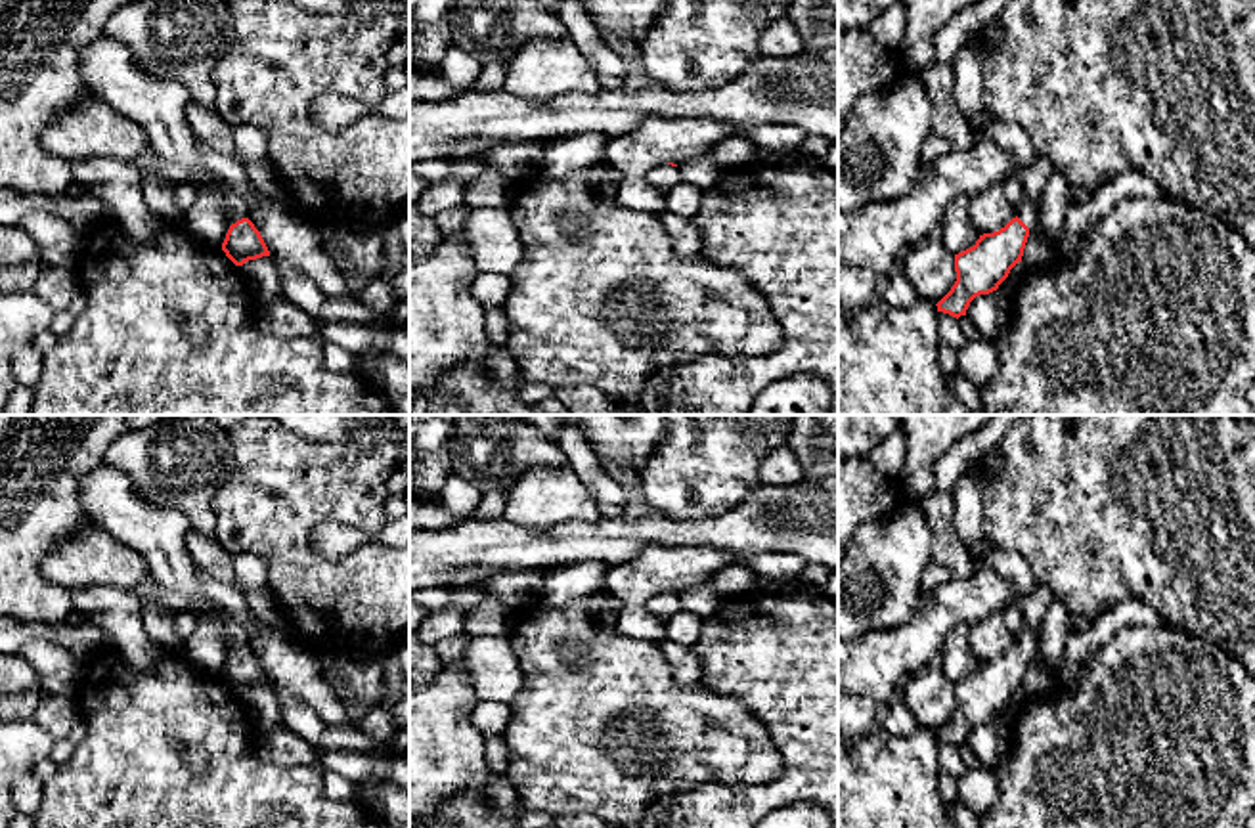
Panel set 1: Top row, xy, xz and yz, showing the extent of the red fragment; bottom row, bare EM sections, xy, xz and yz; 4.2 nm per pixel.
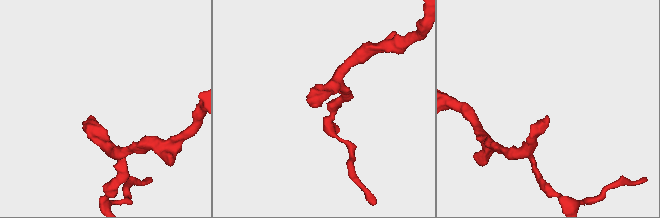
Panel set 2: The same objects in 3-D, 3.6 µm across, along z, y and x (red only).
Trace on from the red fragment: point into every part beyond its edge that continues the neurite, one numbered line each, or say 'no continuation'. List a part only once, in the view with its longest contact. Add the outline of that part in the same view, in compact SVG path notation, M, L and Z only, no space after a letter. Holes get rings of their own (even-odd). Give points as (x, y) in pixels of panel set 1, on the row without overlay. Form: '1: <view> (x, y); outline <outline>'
1: xy (236, 635); outline M228 616L224 623L224 637L230 644L230 652L249 644L249 633L231 616Z

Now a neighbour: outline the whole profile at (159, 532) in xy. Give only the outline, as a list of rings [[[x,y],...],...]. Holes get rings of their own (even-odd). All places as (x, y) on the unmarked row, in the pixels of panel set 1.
[[[107,463],[84,476],[80,501],[98,526],[143,555],[149,576],[161,587],[191,602],[195,631],[178,654],[193,669],[222,677],[231,654],[224,637],[230,614],[201,589],[199,568],[186,545],[191,532],[186,514],[168,505],[147,503],[136,493],[132,480]]]

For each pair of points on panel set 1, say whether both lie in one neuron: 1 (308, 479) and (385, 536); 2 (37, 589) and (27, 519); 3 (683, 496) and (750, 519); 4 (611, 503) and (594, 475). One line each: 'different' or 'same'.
1: different
2: same
3: different
4: same

